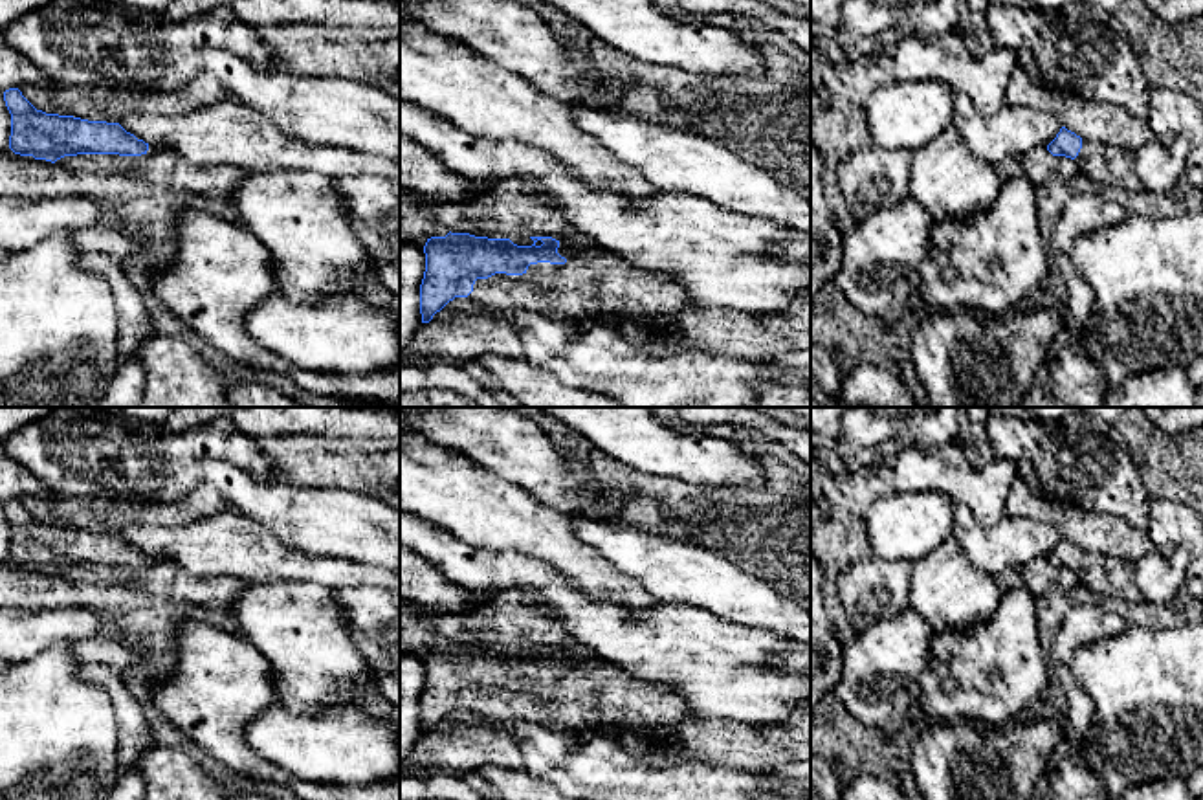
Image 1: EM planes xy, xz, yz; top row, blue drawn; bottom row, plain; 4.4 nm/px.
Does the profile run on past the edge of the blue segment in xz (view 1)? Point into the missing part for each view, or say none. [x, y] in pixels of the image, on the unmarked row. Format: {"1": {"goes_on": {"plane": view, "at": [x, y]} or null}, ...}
{"1": {"goes_on": {"plane": "xz", "at": [593, 692]}}}

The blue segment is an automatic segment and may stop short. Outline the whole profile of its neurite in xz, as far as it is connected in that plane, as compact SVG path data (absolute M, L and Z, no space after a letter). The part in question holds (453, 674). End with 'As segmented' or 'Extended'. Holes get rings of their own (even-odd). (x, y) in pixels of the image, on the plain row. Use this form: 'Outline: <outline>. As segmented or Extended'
Outline: M451 642L446 648L427 650L425 683L420 695L422 734L429 734L455 708L468 708L488 717L539 723L556 732L611 727L613 739L629 752L644 756L666 749L669 732L695 719L679 695L636 681L600 657L581 659L552 648L530 650L532 657Z. Extended

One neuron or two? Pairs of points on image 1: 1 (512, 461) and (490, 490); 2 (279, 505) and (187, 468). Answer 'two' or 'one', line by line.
1: two
2: two

